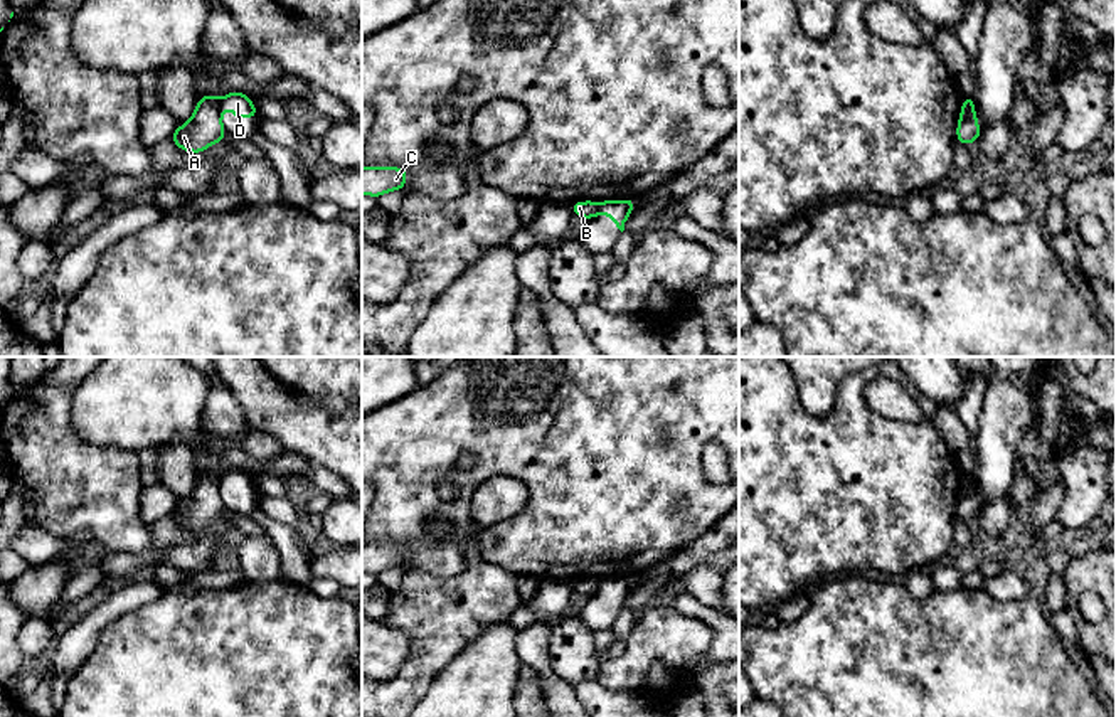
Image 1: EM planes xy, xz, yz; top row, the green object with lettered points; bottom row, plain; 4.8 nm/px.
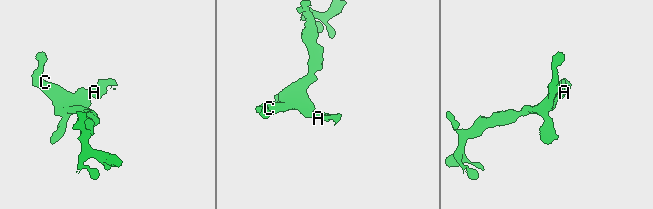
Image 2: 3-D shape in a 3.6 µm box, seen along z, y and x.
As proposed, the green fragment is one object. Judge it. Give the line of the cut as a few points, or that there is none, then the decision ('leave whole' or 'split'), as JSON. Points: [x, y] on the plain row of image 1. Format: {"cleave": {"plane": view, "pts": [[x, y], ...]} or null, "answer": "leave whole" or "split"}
{"cleave": {"plane": "xy", "pts": [[217, 477], [217, 490], [221, 493]]}, "answer": "split"}

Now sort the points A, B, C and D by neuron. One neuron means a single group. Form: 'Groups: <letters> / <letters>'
Groups: A B C / D

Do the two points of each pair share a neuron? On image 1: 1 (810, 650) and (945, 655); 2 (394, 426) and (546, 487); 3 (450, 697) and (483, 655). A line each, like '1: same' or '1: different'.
1: same
2: same
3: same

